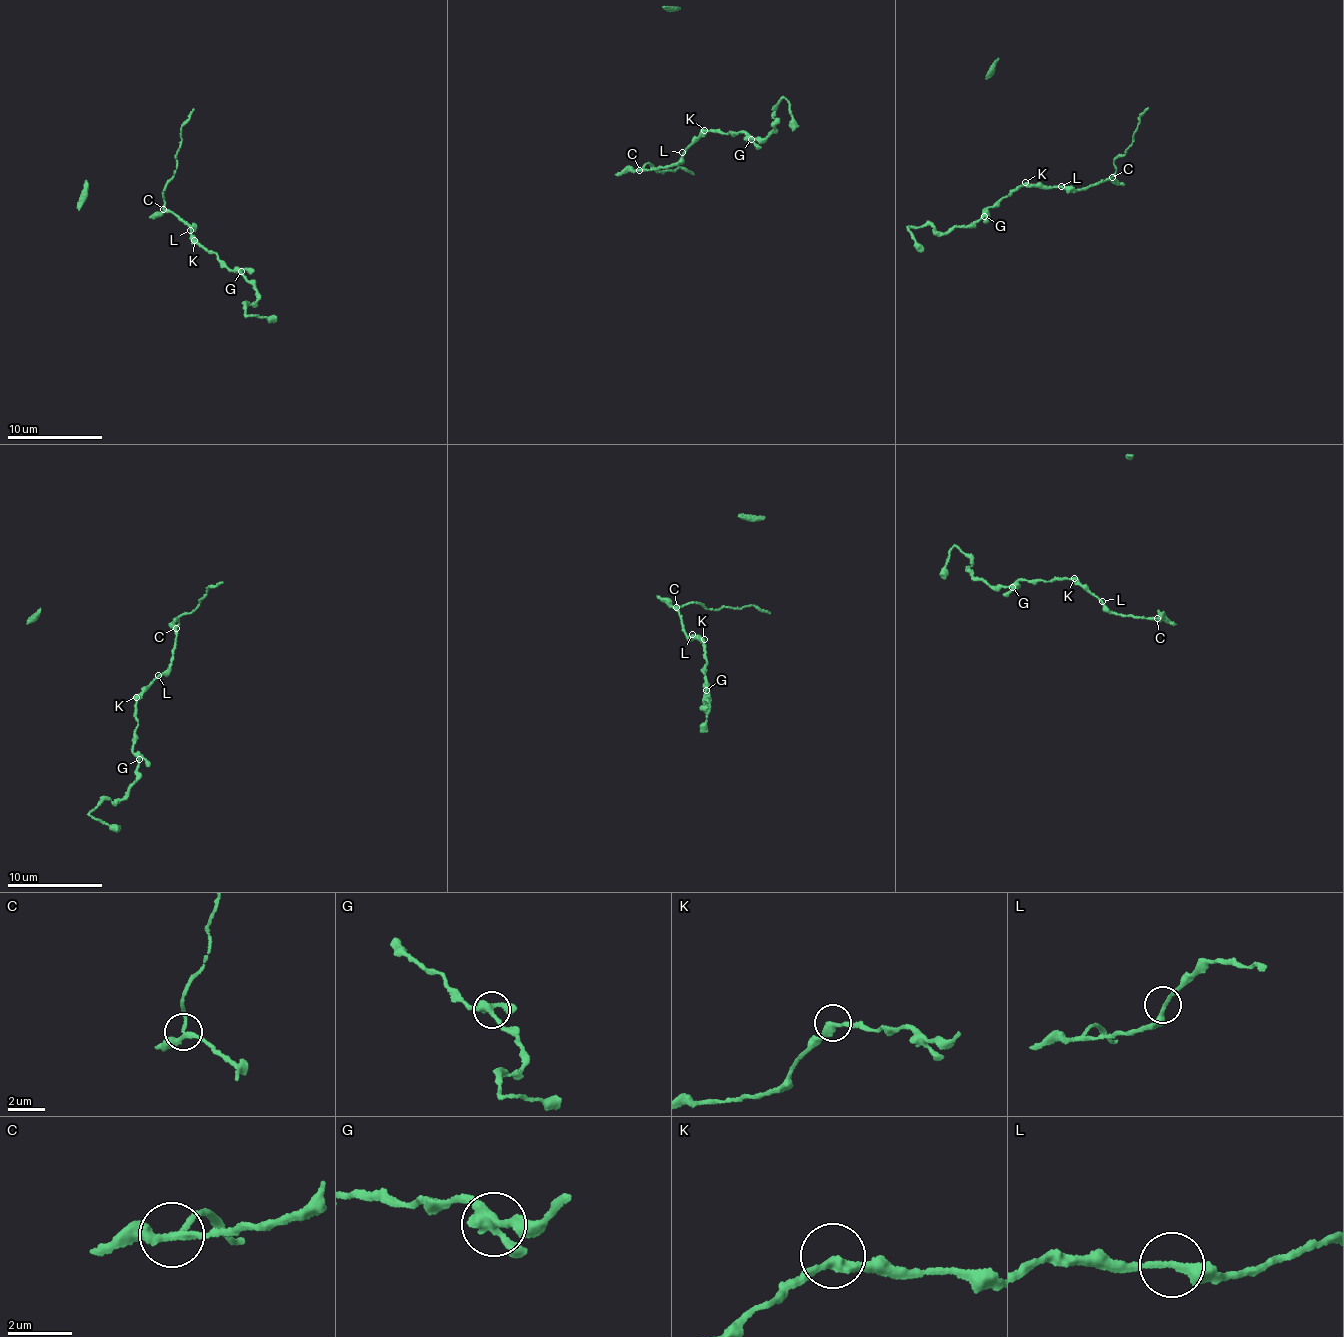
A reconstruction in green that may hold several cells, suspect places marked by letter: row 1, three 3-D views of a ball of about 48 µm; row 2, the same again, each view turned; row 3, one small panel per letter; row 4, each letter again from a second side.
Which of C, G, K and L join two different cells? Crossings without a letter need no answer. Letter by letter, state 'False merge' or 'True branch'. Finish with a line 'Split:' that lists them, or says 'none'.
C: False merge
G: True branch
K: True branch
L: True branch
Split: C

